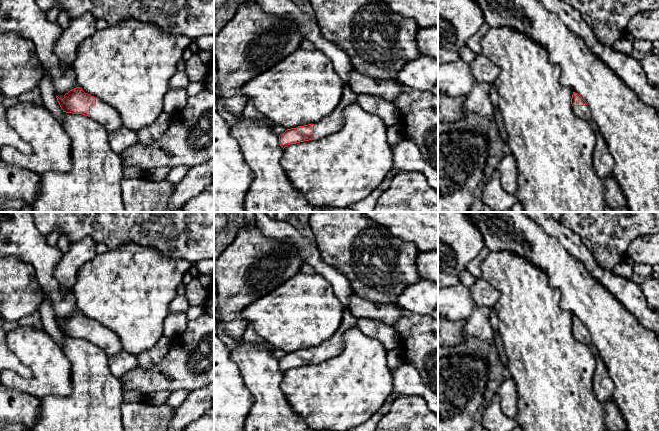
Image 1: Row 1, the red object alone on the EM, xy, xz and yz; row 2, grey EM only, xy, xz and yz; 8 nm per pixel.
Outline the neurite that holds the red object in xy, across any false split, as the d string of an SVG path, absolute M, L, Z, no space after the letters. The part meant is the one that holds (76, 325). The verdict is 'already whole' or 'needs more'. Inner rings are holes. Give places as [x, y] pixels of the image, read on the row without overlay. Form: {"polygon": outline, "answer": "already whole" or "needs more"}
{"polygon": "M80 311L70 314L63 323L56 322L63 336L88 340L101 348L108 357L123 350L120 340L111 330L85 317Z", "answer": "needs more"}

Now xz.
{"polygon": "M346 307L339 329L334 336L314 348L298 350L287 353L279 360L280 370L284 373L290 368L296 368L309 364L319 364L325 360L337 356L343 349L343 334L349 328L357 326L357 318Z", "answer": "needs more"}

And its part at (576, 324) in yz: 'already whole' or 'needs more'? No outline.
needs more

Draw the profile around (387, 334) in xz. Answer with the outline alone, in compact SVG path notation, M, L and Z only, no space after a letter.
M360 318L357 320L360 331L381 342L387 353L399 347L400 333L394 325L385 324L379 320Z

